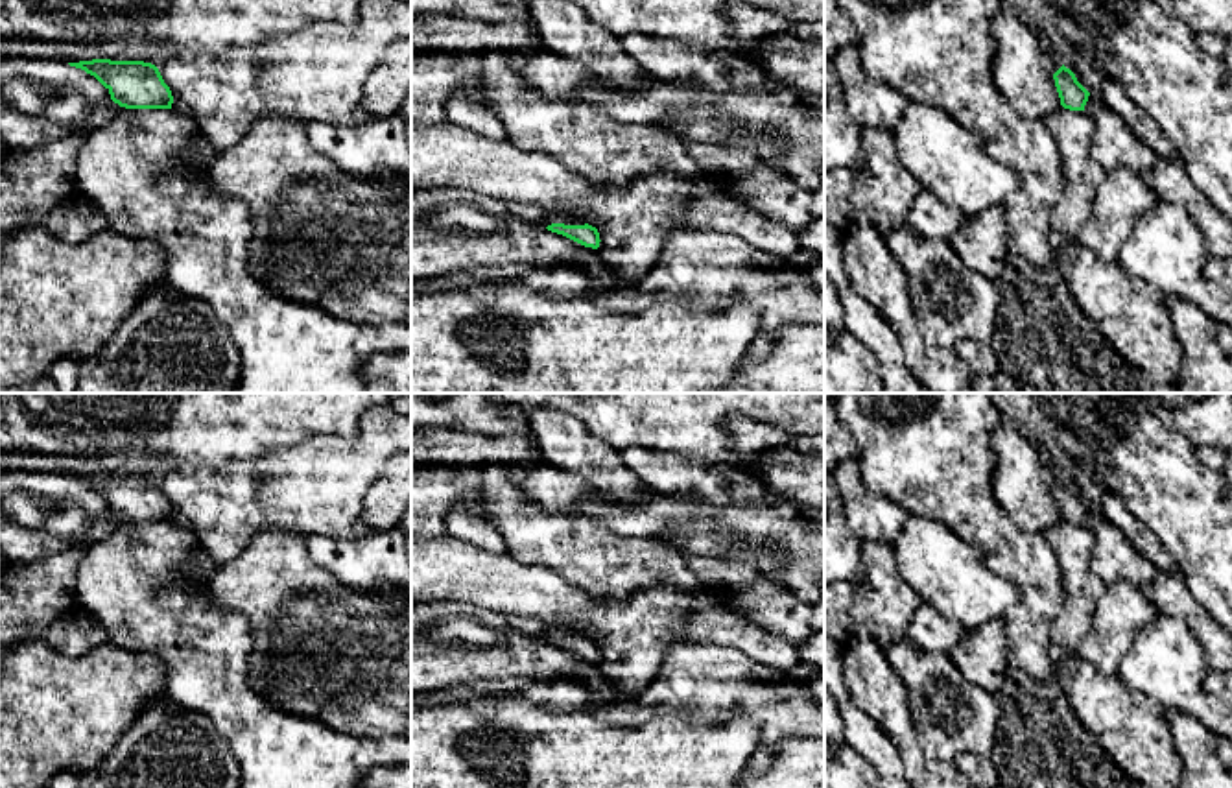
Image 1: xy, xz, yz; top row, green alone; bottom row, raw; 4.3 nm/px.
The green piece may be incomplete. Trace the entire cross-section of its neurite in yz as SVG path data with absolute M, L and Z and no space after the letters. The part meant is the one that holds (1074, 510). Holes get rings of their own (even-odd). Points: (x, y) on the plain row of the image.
M1064 478L1053 487L1053 493L1062 520L1044 530L1042 537L1057 557L1064 591L1062 607L1049 627L1055 677L1059 664L1079 651L1107 585L1090 567L1094 533L1084 526L1090 506Z

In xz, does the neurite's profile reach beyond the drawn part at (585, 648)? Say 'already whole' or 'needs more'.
needs more

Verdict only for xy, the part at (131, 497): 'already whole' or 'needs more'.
needs more

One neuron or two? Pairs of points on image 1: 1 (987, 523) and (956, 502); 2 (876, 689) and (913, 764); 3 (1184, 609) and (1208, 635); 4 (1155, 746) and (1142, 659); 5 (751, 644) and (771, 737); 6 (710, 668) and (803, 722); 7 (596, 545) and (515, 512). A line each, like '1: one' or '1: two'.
1: one
2: one
3: one
4: two
5: two
6: one
7: one

